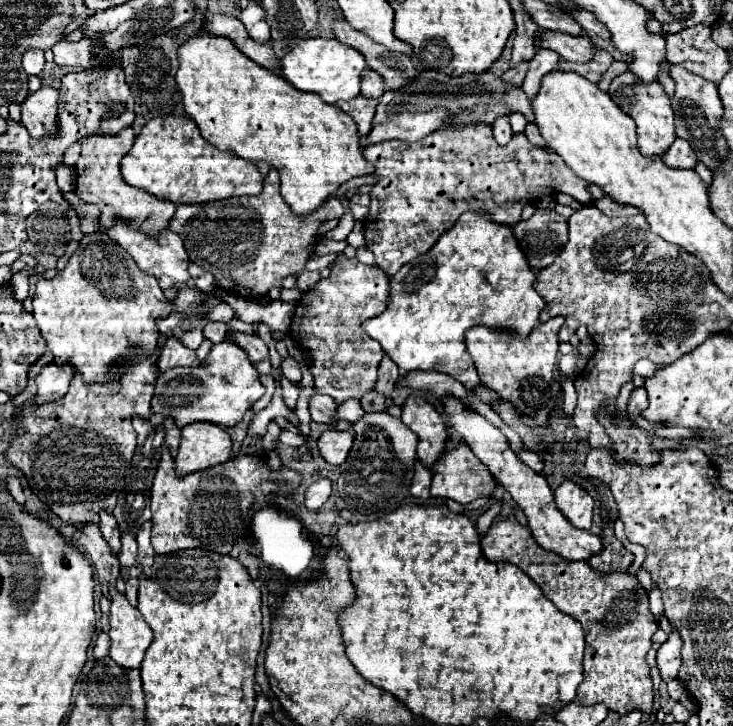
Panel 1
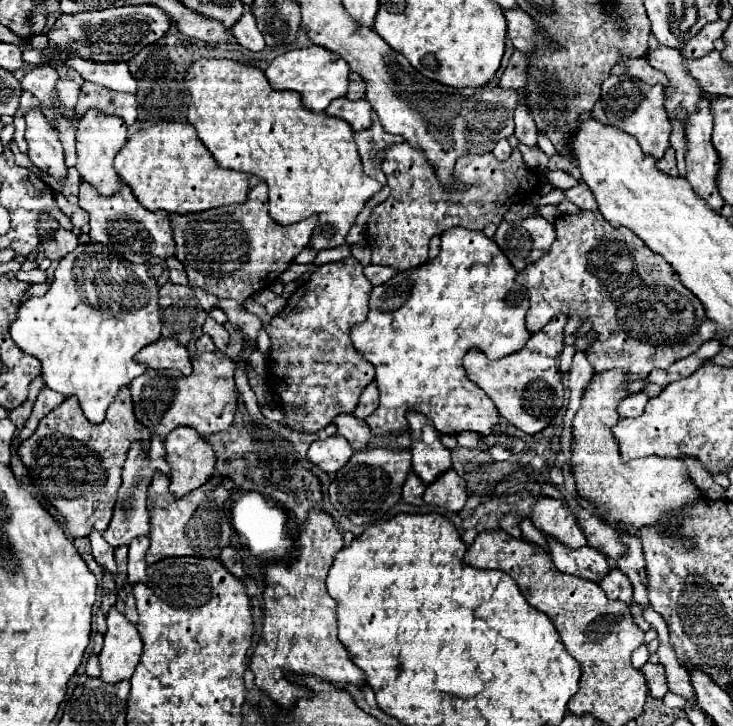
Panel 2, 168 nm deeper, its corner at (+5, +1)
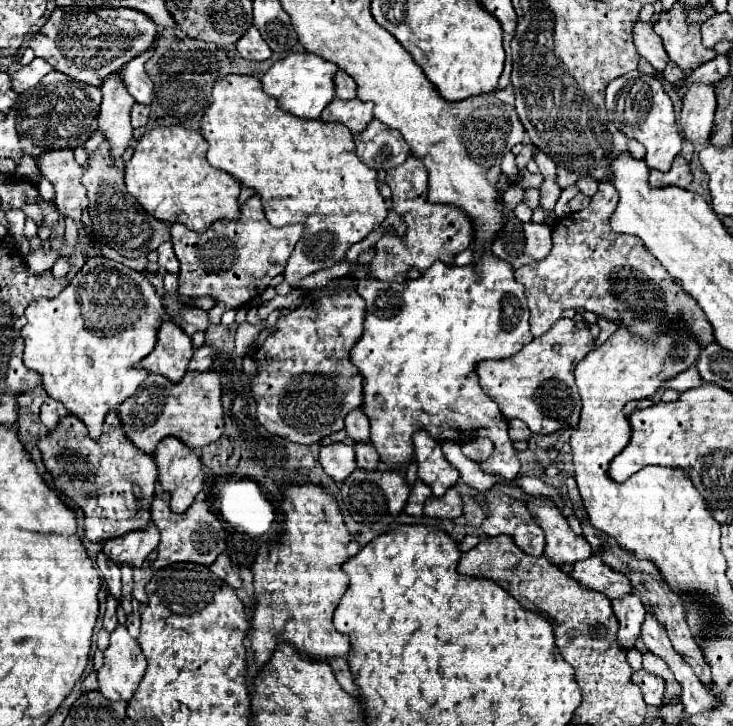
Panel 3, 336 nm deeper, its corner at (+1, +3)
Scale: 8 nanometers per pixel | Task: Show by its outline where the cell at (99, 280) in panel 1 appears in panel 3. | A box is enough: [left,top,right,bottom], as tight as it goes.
[21,258,165,440]

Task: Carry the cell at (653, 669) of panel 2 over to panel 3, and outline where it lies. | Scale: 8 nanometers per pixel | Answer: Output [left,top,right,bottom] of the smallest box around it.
[631,670,665,706]

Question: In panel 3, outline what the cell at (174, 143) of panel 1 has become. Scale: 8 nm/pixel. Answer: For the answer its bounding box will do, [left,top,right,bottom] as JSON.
[125,126,239,234]

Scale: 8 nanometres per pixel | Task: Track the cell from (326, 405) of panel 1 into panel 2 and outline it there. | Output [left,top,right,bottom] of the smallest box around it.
[333,414,371,450]

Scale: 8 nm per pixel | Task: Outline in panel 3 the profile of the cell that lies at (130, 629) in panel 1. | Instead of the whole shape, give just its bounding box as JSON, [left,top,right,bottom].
[97,626,147,702]

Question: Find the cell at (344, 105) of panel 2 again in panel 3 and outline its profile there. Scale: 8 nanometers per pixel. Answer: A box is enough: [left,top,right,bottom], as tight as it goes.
[321,98,373,132]

